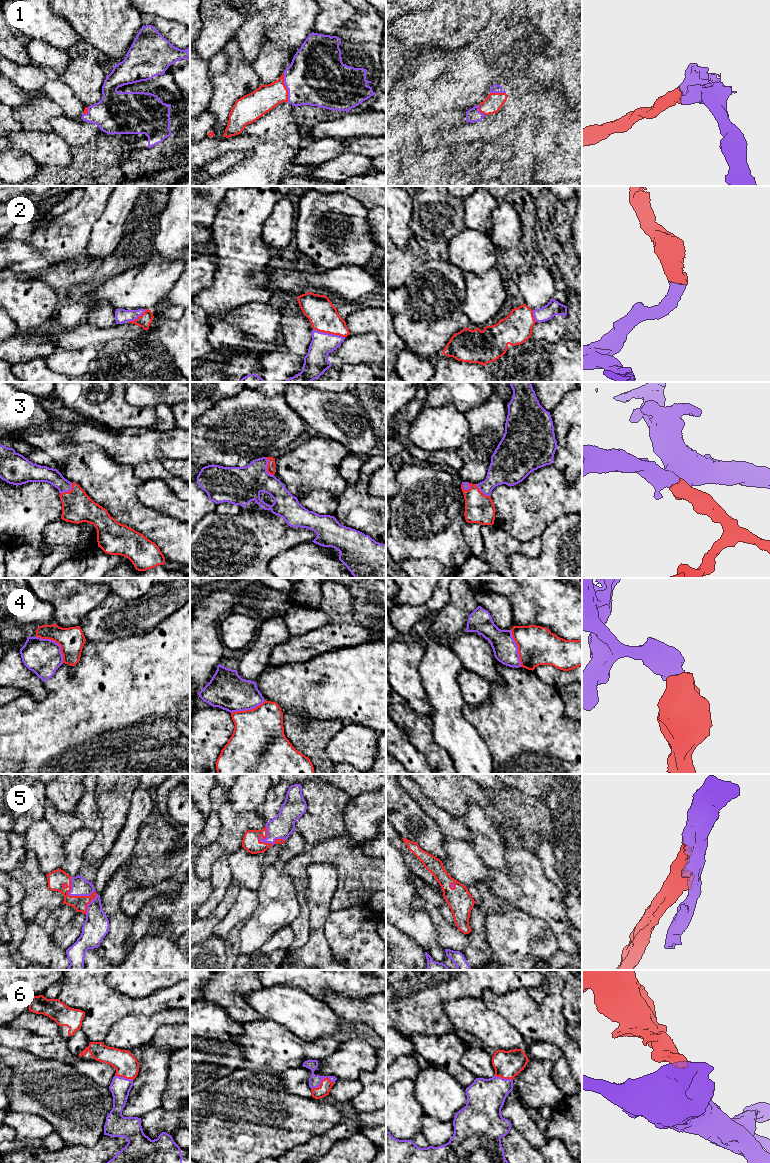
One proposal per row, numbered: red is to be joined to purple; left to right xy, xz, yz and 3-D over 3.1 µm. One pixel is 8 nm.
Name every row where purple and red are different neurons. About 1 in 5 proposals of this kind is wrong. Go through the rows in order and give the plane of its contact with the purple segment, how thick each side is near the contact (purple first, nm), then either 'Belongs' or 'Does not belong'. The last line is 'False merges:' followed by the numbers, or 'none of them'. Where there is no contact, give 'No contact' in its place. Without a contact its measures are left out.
1: Touches purple in xz. Thickness 460 nm (purple) against 200 nm. Belongs
2: Touches purple in xz. Thickness 190 nm (purple) against 240 nm. Belongs
3: Touches purple in xz. Thickness 300 nm (purple) against 70 nm. Belongs
4: Touches purple in xy. Thickness 280 nm (purple) against 200 nm. Does not belong
5: Touches purple in xz. Thickness 190 nm (purple) against 140 nm. Belongs
6: Touches purple in xz. Thickness 100 nm (purple) against 90 nm. Belongs
False merges: 4

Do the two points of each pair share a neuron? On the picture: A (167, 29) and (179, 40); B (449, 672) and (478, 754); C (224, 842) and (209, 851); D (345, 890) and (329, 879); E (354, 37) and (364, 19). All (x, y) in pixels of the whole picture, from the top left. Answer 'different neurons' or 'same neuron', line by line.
A: same neuron
B: same neuron
C: same neuron
D: different neurons
E: same neuron

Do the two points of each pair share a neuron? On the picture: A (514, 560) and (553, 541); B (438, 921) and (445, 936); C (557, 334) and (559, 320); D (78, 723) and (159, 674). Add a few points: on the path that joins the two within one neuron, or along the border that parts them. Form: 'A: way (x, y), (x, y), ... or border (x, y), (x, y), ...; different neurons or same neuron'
A: way (525, 562), (538, 562), (548, 552); same neuron
B: way (441, 925), (445, 932); same neuron
C: way (557, 331), (557, 323); same neuron
D: way (98, 723), (110, 723), (139, 694); same neuron

